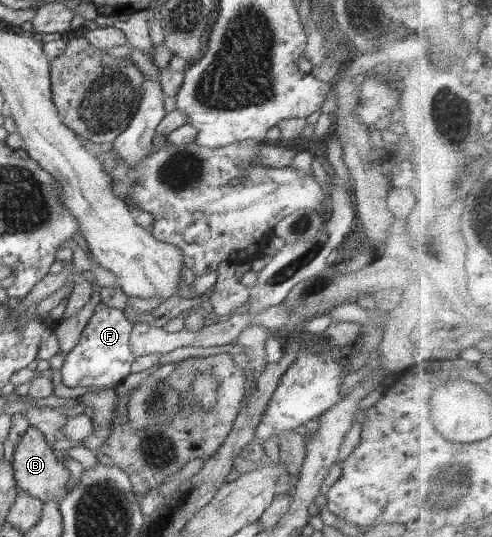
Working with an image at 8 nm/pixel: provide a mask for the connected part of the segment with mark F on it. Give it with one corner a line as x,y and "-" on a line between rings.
100,302
88,321
84,338
67,355
61,369
63,385
71,389
90,387
99,389
91,391
101,391
121,384
132,373
133,363
142,362
142,358
138,358
130,347
133,326
134,323
125,318
124,310
111,308

